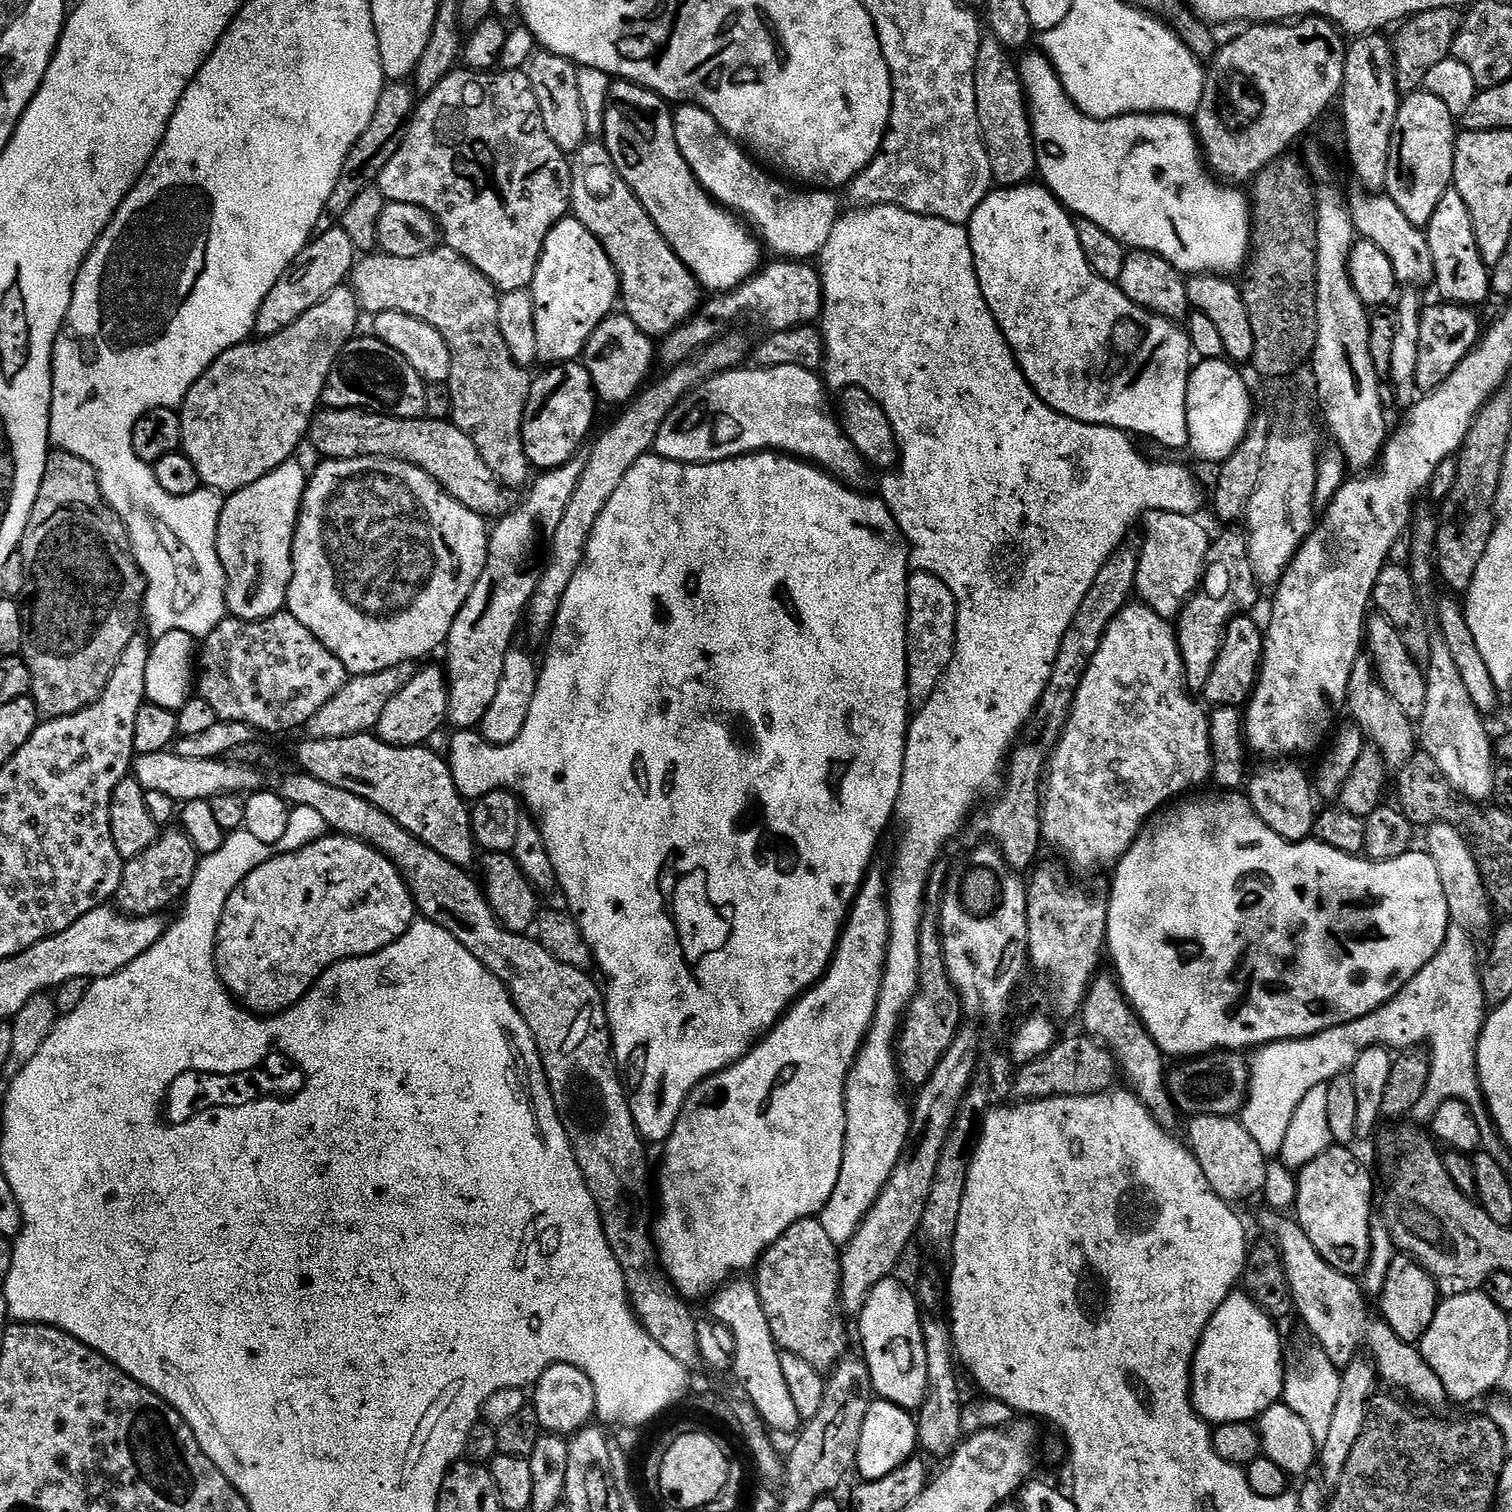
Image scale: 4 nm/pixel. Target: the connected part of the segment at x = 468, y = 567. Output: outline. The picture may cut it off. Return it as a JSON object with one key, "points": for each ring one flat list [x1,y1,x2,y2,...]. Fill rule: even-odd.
{"points":[[359,456,345,460,324,460,316,469,311,469,308,485,304,488,304,497,300,506,300,517,296,523,294,544,292,546,292,577,288,587,288,603,286,611,306,626,330,652,342,662,342,666,352,676,374,674,378,670,393,668,399,664,420,662,436,647,443,645,450,634,450,626,454,626,454,618,458,610,470,598,470,590,478,582,488,557,488,538,490,528,485,517,474,514,462,502,458,502,438,483,426,470,401,460,391,460,381,456]]}

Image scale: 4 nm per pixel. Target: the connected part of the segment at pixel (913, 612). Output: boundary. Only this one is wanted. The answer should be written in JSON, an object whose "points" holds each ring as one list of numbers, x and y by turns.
{"points":[[915,571,908,580,908,703,919,710,930,702,956,649,957,602,941,579]]}

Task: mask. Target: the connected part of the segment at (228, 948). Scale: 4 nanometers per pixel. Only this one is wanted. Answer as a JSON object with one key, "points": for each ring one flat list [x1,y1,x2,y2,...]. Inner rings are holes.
{"points":[[325,834,305,848,270,858,241,882,219,912,216,972,225,988,253,1014,287,1012,326,969,398,942,418,919,412,890,394,862,364,840,339,834]]}

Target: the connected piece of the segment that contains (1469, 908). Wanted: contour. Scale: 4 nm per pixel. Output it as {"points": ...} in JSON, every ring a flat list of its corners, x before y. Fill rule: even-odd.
{"points":[[1443,822,1431,825,1427,832,1426,851,1434,858,1434,866,1438,866,1438,878,1442,878,1442,890,1446,894,1451,923,1472,934,1477,934,1476,932,1482,931,1483,928,1491,929,1494,924,1494,908,1490,903,1479,863,1465,833,1457,825]]}

